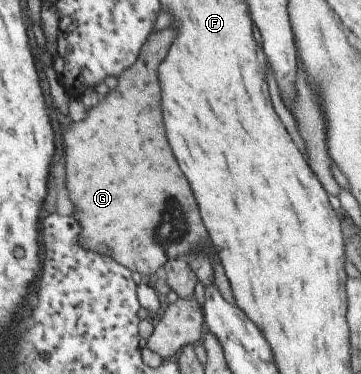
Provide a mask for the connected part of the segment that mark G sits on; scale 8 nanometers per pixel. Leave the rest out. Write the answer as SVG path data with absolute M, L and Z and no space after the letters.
M166 27L162 31L156 31L148 37L148 41L143 43L140 48L139 56L135 62L125 69L117 78L118 86L111 90L105 96L104 101L96 104L93 108L87 110L85 119L79 122L72 122L64 133L64 155L66 155L66 189L68 189L68 197L72 201L71 216L77 221L81 227L78 243L93 252L100 252L101 254L108 254L109 258L121 263L125 268L131 272L137 271L139 274L159 274L165 261L170 261L172 258L186 257L189 250L193 249L198 242L206 239L204 233L204 225L200 225L200 213L196 213L196 201L192 199L192 189L188 189L188 183L184 179L184 175L180 173L172 151L168 149L168 141L164 137L164 125L162 125L162 113L160 113L160 89L158 89L158 81L156 81L156 69L162 61L162 57L166 57L168 47L172 45L176 37L176 27Z

